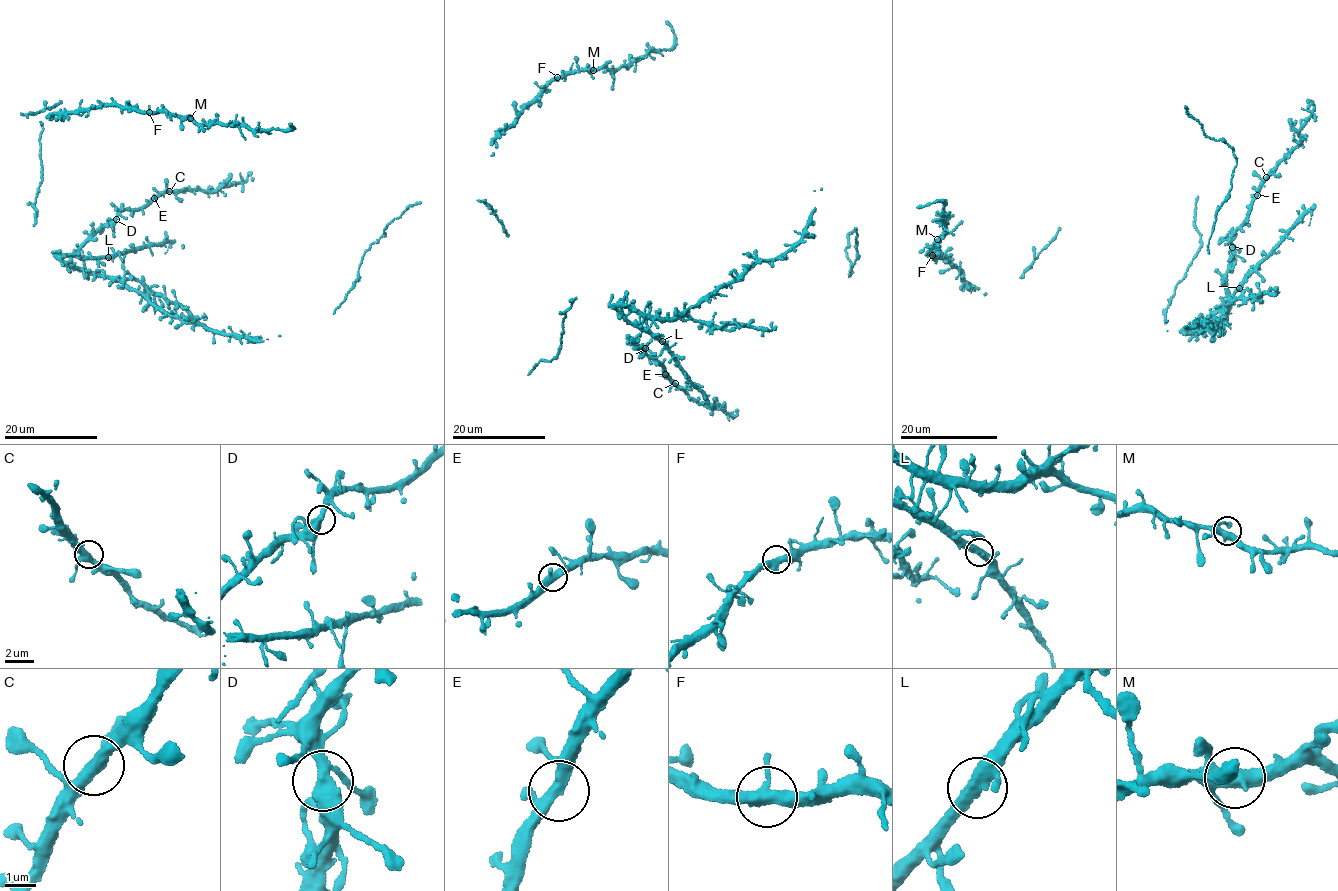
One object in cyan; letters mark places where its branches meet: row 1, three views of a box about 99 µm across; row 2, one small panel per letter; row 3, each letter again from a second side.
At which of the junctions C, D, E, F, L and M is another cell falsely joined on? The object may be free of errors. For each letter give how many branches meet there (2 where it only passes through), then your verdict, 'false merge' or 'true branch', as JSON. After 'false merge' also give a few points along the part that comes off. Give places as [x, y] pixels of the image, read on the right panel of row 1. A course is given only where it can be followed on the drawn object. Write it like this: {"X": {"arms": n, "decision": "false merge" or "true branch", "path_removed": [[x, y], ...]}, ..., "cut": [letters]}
{"C": {"arms": 3, "decision": "true branch"}, "D": {"arms": 3, "decision": "true branch"}, "E": {"arms": 3, "decision": "true branch"}, "F": {"arms": 3, "decision": "true branch"}, "L": {"arms": 3, "decision": "true branch"}, "M": {"arms": 3, "decision": "false merge"}, "cut": ["M"]}

